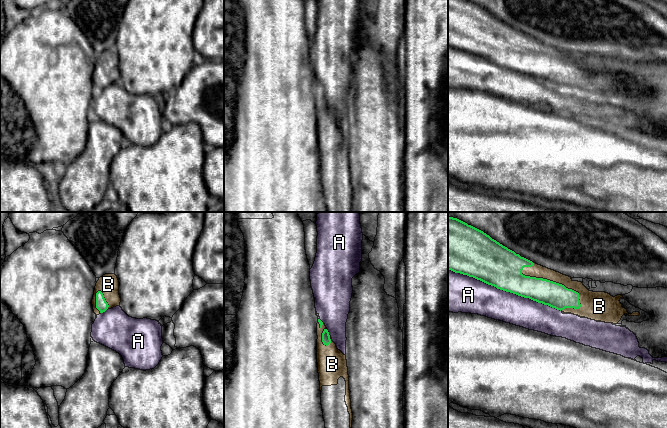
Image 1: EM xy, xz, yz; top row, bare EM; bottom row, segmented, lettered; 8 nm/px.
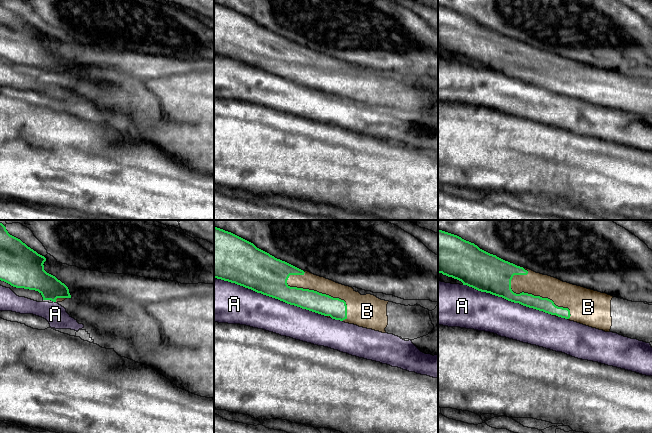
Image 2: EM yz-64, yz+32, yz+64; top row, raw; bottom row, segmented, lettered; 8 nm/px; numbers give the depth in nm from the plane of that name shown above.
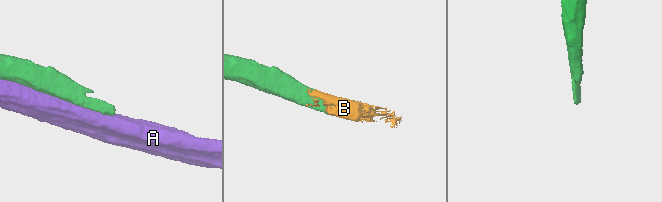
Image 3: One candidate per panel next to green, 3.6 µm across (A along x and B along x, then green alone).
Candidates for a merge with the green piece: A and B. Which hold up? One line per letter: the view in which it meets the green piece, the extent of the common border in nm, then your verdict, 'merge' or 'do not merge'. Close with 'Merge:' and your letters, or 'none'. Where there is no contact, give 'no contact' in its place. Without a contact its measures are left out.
A: meets green in yz; contact 950 nm long; do not merge
B: meets green in yz; contact 550 nm long; merge
Merge: B

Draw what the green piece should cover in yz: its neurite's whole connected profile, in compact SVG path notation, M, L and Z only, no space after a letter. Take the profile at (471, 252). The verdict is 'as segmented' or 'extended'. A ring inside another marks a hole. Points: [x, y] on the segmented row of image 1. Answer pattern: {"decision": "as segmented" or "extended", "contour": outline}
{"decision": "extended", "contour": "M448 216L448 270L480 280L497 289L529 298L538 303L548 305L564 313L571 313L595 321L621 324L623 320L641 323L650 318L650 314L631 305L622 295L615 297L605 292L589 291L582 282L573 281L571 277L538 265L492 239L483 231L467 223Z"}

